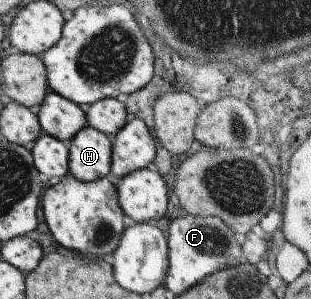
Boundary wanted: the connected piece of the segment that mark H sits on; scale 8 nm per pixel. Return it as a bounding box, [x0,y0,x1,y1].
[67,124,112,183]

